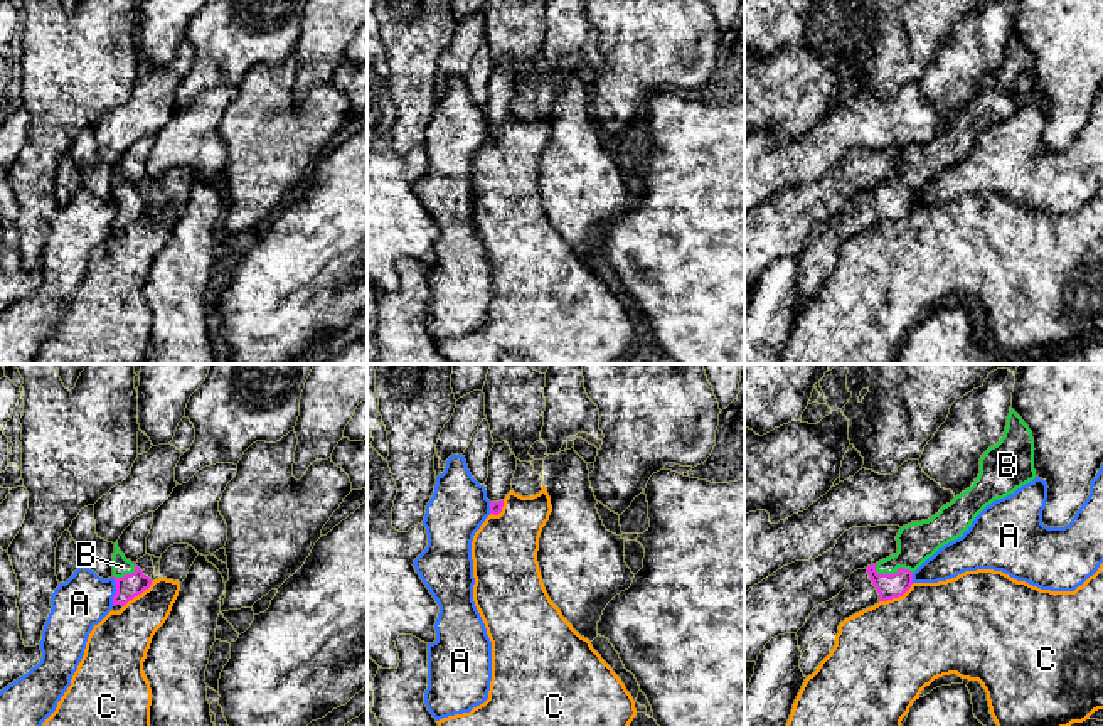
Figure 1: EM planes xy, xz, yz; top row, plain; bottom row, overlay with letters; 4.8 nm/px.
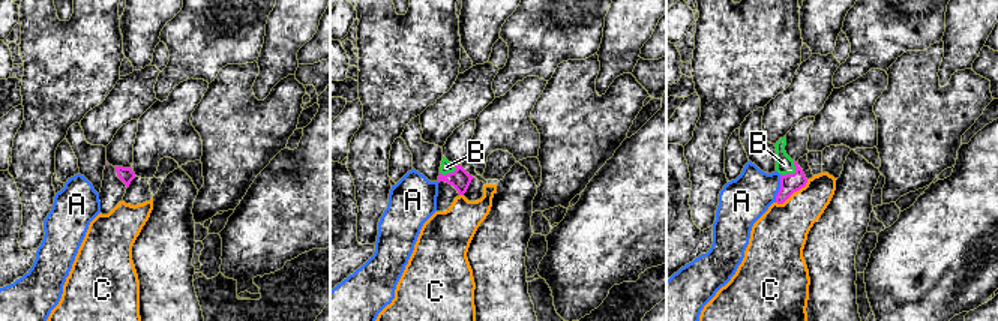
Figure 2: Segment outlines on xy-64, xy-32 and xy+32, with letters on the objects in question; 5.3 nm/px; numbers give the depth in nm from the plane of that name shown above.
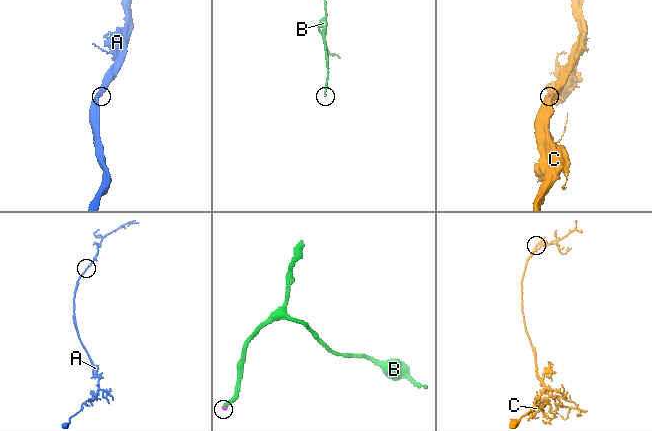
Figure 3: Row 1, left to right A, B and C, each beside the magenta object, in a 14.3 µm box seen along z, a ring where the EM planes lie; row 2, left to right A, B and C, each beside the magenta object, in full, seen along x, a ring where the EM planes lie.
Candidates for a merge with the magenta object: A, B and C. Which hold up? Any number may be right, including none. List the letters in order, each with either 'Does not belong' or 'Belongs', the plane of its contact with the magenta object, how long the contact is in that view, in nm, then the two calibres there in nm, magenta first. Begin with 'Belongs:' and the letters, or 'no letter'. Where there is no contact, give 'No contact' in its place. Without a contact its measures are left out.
Belongs: B
A: Does not belong. Touches magenta in xy. Shared border 140 nm. Thickness 120 nm (magenta) against 260 nm
B: Belongs. Touches magenta in yz. Shared border 190 nm. Thickness 120 nm (magenta) against 190 nm
C: Does not belong. Touches magenta in yz. Shared border 190 nm. Thickness 120 nm (magenta) against 460 nm

